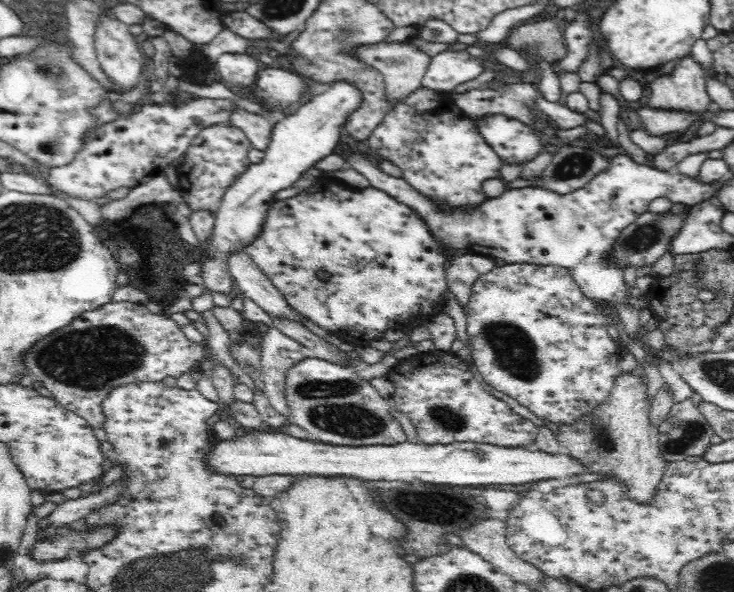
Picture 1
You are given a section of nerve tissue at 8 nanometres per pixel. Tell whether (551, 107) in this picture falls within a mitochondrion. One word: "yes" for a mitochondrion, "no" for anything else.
no

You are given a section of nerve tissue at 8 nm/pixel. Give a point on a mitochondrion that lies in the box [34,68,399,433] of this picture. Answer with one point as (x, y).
(47, 145)

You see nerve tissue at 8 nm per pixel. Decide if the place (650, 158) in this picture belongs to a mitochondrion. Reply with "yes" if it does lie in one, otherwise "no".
no

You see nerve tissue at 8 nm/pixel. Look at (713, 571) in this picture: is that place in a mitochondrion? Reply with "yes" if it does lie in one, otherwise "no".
yes

